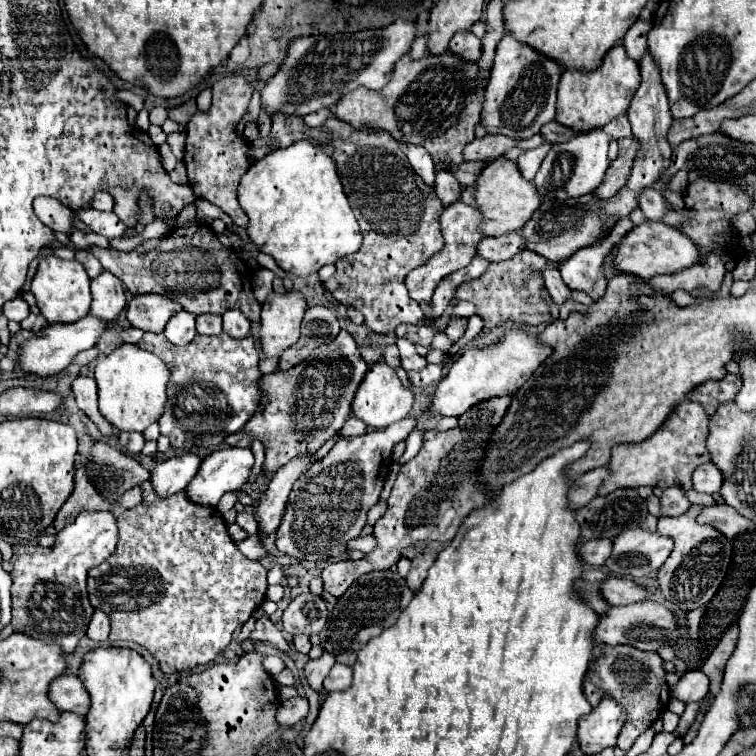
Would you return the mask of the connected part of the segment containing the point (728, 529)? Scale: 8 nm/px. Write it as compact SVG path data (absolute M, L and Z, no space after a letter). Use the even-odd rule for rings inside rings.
M729 504L707 506L705 512L701 514L701 522L703 524L713 524L713 528L717 528L719 532L723 532L725 536L731 536L731 538L741 534L741 532L745 532L745 530L753 530L755 528L753 520L745 518L743 514L739 514Z

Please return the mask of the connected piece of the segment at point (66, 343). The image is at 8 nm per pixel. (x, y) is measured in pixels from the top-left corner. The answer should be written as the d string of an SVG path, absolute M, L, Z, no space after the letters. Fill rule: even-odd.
M87 314L83 320L77 320L73 324L47 324L35 336L31 336L29 340L25 340L21 344L19 364L21 364L23 370L39 374L39 376L57 374L63 368L67 368L79 352L93 348L99 342L99 338L105 332L109 332L111 328L113 328L111 322L107 322L107 320L103 320L103 318L95 316L95 314Z

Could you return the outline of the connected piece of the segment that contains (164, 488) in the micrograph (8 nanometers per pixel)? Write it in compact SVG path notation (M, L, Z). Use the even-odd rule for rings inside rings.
M183 452L179 456L161 462L151 472L155 492L159 492L159 496L171 496L175 492L185 490L193 480L193 476L199 472L201 462L203 456L199 456L197 452Z

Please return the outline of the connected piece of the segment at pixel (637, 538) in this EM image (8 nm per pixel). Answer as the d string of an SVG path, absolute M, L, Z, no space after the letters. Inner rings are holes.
M629 528L613 540L613 552L605 562L611 576L639 578L657 572L673 550L673 540L645 528Z

